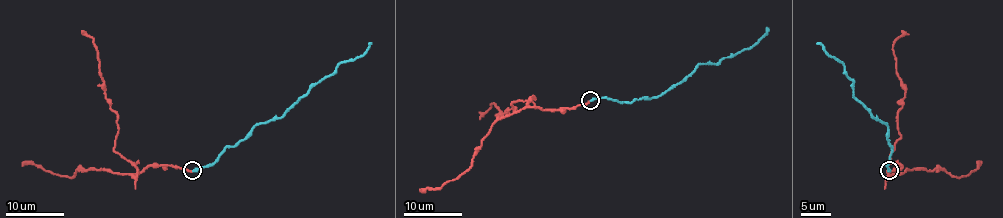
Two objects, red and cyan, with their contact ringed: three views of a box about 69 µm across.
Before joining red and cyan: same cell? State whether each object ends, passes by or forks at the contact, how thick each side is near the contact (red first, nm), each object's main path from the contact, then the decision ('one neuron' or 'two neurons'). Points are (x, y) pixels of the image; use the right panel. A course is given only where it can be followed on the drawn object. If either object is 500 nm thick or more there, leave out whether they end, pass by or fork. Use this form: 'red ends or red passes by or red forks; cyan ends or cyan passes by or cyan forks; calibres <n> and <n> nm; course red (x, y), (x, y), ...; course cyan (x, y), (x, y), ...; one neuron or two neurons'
red ends; cyan ends; calibres 220 and 320 nm; course red (891, 170), (899, 165), (888, 176), (901, 136), (898, 114), (905, 92), (892, 45), (901, 30); course cyan (889, 170), (892, 146), (886, 124), (874, 118), (854, 96), (852, 82), (840, 62), (817, 42); two neurons

